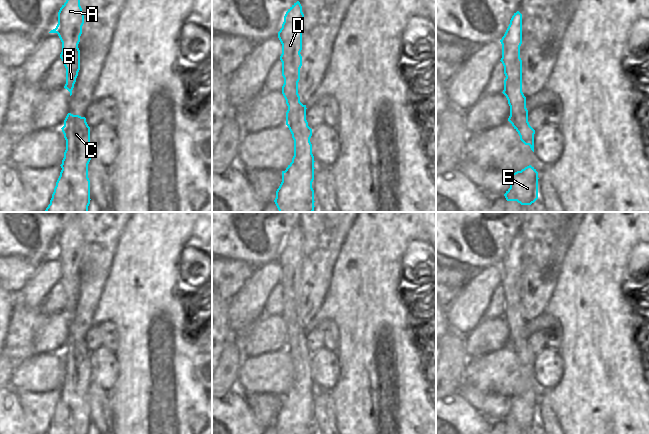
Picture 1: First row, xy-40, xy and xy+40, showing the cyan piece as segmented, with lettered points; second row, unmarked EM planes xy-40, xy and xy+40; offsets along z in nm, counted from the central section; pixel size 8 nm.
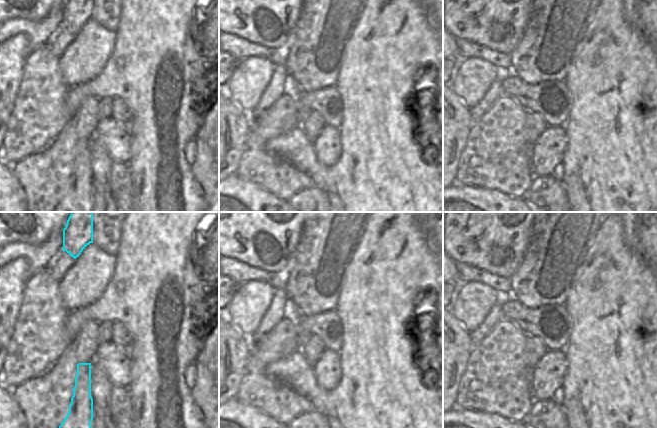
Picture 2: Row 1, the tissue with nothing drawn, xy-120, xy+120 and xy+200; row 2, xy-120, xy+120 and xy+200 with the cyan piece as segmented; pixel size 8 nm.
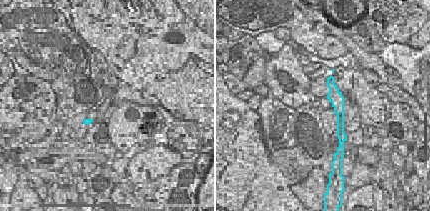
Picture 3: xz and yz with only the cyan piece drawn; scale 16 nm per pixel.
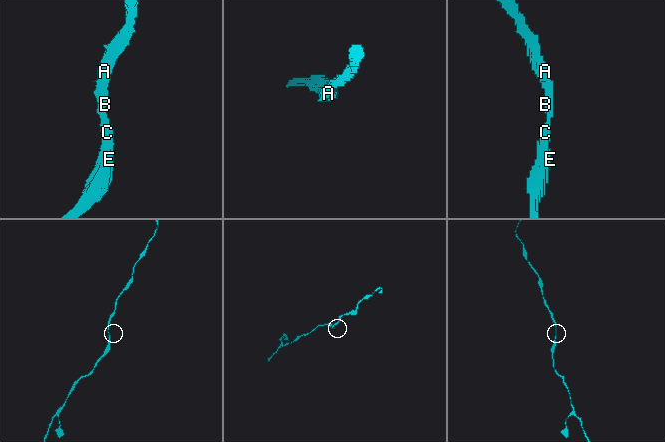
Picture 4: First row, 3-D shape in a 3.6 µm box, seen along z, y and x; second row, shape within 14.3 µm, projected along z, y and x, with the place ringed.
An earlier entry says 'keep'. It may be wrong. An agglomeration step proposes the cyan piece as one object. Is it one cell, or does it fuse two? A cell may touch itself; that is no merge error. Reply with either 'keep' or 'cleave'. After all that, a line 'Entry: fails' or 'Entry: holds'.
keep
Entry: holds

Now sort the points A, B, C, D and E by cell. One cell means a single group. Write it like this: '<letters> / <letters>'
A B C D E

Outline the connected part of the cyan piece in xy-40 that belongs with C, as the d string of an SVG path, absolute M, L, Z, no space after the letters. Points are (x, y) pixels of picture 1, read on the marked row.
M68 113L61 129L66 150L60 176L45 212L88 212L91 200L88 164L92 158L90 127L85 117Z

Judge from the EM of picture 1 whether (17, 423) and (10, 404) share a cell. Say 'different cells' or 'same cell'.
same cell

